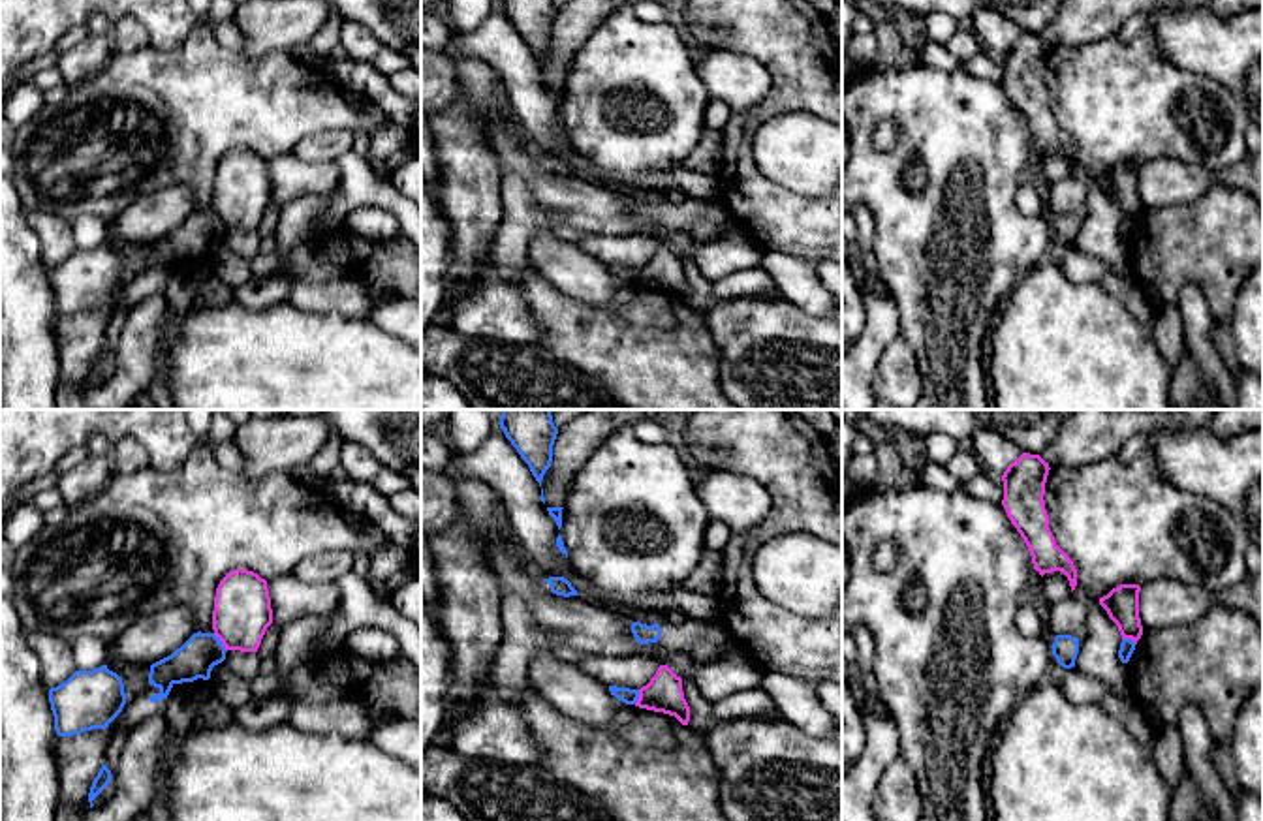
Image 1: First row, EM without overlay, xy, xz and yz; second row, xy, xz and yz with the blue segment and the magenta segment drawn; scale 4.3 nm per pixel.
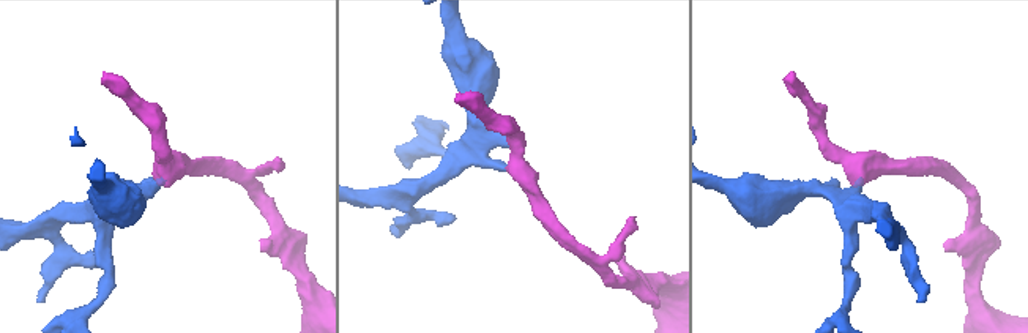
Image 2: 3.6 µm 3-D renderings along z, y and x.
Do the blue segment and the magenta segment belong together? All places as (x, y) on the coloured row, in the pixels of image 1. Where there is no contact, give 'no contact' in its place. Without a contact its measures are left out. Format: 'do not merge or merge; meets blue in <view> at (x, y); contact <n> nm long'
do not merge; meets blue in xy at (220, 643); contact 100 nm long

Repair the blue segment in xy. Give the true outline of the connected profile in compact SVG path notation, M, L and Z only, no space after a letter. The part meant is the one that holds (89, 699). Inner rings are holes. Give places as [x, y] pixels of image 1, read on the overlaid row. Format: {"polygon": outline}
{"polygon": "M101 665L75 671L66 682L49 689L49 703L58 736L105 729L122 712L126 693L122 678Z"}

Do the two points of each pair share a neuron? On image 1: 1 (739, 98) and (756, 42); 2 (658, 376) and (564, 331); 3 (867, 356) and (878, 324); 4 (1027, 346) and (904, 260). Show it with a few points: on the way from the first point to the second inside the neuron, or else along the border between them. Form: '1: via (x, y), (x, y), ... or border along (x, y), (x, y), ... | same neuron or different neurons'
1: border along (709, 49), (754, 57), (769, 74), (767, 98) | different neurons
2: via (636, 354), (628, 346), (587, 337) | same neuron
3: via (867, 348), (878, 331) | same neuron
4: border along (1017, 284), (991, 324) | different neurons

